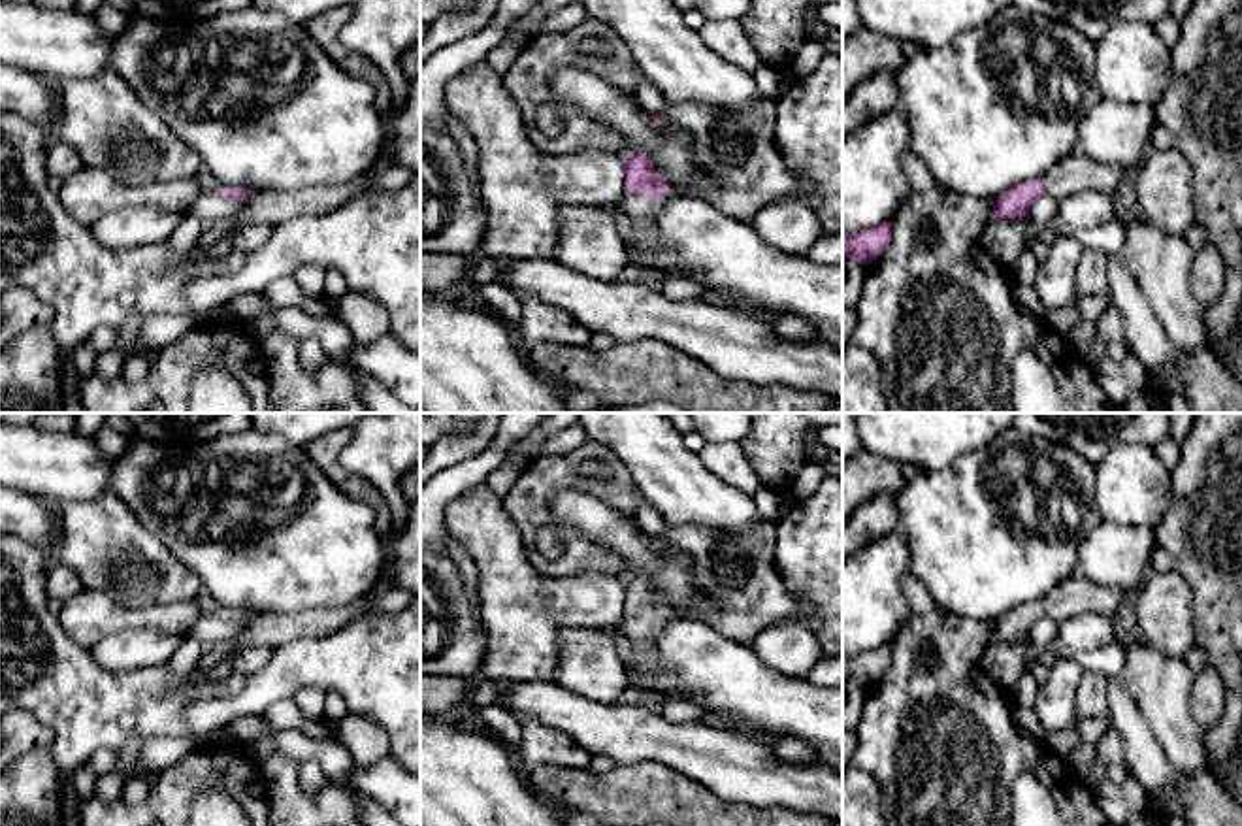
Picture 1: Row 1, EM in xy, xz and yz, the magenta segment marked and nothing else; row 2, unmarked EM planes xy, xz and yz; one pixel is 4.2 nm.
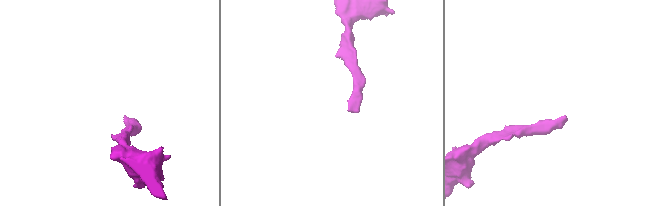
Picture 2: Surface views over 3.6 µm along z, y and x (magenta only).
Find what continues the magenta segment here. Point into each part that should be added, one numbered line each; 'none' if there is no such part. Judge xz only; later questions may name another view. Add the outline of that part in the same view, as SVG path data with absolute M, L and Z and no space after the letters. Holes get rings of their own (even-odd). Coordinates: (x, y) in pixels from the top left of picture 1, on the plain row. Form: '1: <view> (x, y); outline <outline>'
1: xz (641, 634); outline M624 615L618 628L637 653L656 649L658 645L658 620L654 619Z

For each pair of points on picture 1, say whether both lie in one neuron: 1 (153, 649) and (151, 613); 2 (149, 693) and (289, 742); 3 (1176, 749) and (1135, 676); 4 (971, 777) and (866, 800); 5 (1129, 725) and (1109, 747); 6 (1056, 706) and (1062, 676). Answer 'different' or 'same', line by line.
1: different
2: different
3: same
4: different
5: different
6: same

